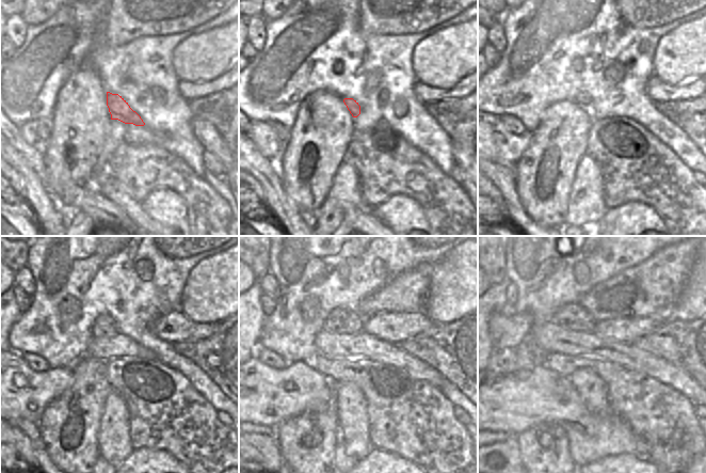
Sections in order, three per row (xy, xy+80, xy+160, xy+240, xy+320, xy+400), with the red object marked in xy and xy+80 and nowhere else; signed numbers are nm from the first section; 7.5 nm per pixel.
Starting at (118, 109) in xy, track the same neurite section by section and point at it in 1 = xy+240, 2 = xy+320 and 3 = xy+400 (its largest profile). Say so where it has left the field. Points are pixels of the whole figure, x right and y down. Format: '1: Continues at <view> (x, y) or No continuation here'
1: Continues at xy+240 (103, 326)
2: Continues at xy+320 (339, 320)
3: Continues at xy+400 (573, 316).

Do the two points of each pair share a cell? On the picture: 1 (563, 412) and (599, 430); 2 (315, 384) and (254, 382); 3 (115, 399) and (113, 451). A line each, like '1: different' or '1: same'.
1: same
2: same
3: same

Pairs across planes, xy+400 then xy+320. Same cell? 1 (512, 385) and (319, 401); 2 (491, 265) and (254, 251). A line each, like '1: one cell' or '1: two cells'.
1: one cell
2: one cell

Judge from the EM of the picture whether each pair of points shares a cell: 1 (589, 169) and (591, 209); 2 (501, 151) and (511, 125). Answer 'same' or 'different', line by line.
1: same
2: different

